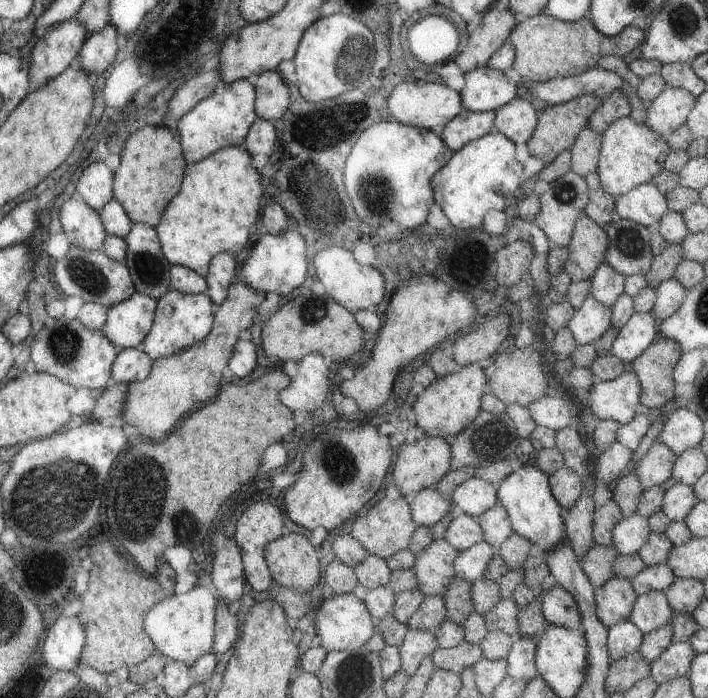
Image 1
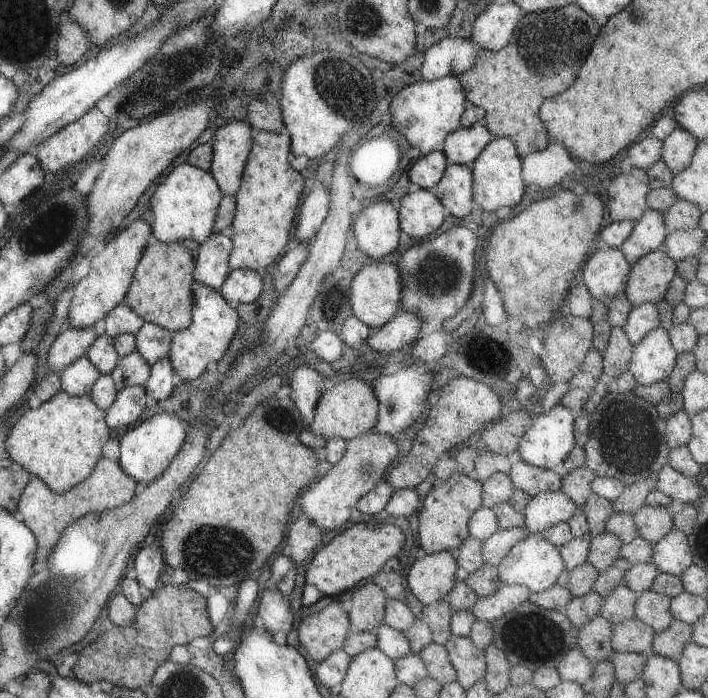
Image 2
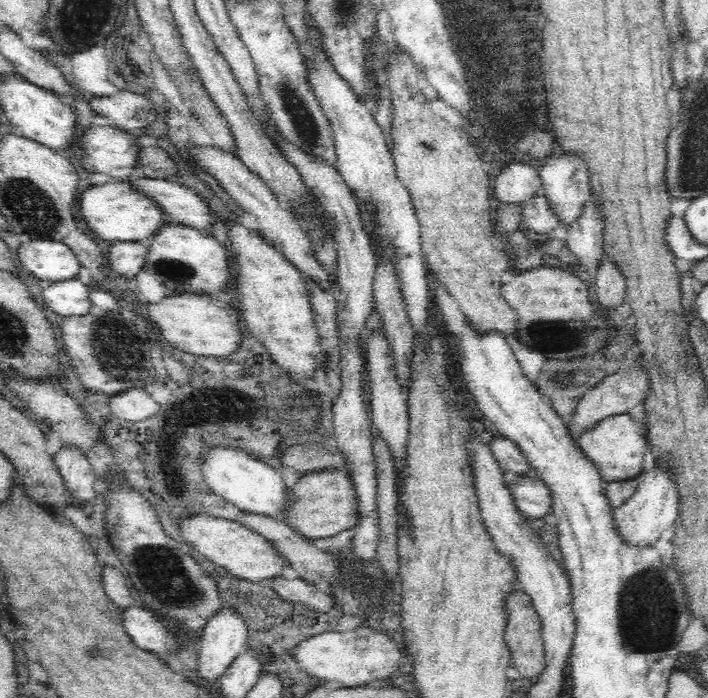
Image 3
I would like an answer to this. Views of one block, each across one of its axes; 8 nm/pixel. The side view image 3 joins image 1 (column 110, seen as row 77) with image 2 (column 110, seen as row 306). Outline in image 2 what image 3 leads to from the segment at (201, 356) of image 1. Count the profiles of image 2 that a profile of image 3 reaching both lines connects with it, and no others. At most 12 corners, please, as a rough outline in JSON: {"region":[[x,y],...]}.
{"region":[[99,457],[79,484],[54,493],[33,476],[12,515],[44,562],[67,525],[127,502],[136,482]]}

